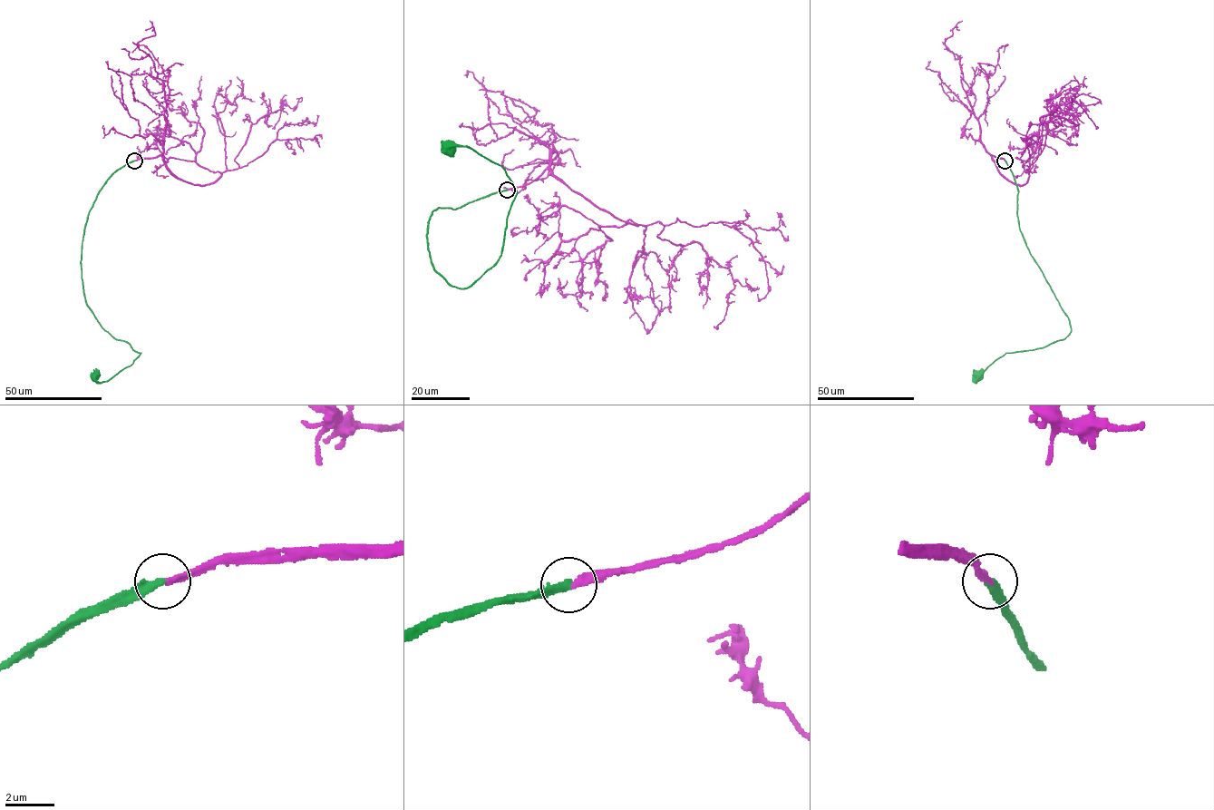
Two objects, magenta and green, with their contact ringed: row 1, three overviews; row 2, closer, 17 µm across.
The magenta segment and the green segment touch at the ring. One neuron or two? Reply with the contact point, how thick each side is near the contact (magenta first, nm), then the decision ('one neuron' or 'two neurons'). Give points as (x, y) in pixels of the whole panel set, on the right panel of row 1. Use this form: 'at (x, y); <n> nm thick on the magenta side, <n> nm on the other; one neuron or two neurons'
at (1005, 161); 280 nm thick on the magenta side, 340 nm on the other; one neuron

